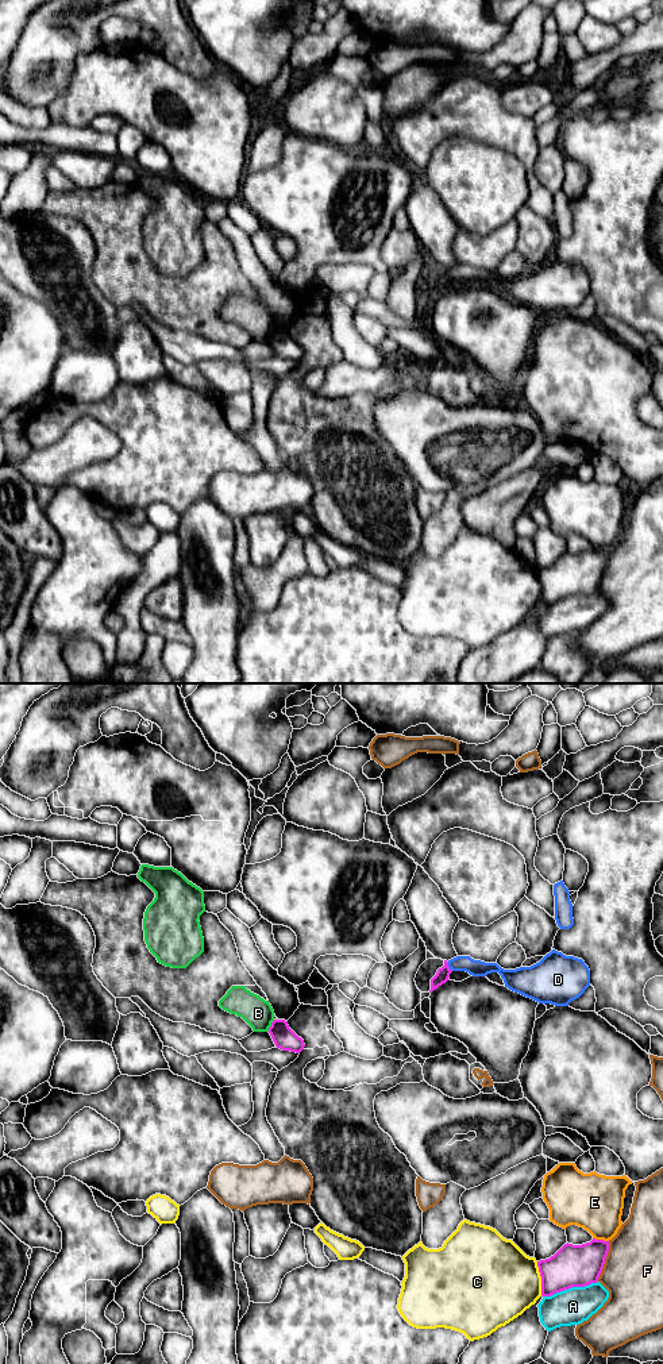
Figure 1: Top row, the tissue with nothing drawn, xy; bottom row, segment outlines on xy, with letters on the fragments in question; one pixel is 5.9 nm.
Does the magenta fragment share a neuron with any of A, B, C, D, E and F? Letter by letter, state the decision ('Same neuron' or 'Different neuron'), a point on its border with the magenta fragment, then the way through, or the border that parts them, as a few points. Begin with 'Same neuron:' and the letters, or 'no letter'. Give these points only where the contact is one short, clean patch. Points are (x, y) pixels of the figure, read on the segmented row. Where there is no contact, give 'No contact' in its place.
Same neuron: no letter
A: Different neuron. Touches magenta at xy (570, 1287)
B: Different neuron. Touches magenta at xy (272, 1025). Boundary: xy (274, 1020), (268, 1031)
C: Different neuron. Touches magenta at xy (542, 1279)
D: Different neuron. Touches magenta at xy (447, 966). Boundary: xy (447, 962), (453, 970)
E: Different neuron. Touches magenta at xy (601, 1240)
F: Different neuron. Touches magenta at xy (604, 1262)

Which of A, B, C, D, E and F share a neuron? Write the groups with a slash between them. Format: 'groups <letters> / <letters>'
groups A / B / C / D / E / F

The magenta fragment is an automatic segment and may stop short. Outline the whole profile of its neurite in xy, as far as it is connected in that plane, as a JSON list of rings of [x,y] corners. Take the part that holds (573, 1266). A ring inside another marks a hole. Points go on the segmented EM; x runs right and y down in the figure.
[[[593,1238],[582,1245],[564,1244],[554,1256],[537,1261],[541,1296],[597,1283],[609,1252],[609,1241]]]

